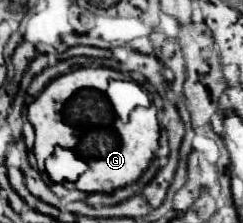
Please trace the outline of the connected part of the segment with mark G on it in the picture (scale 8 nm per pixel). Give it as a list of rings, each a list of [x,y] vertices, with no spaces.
[[[87,67],[59,75],[27,109],[27,119],[35,129],[33,153],[41,171],[43,161],[57,145],[75,149],[89,163],[89,169],[75,183],[65,183],[65,187],[75,187],[87,193],[113,193],[115,189],[135,183],[159,149],[161,127],[155,105],[133,109],[129,121],[121,121],[113,113],[105,95],[109,79],[123,79],[123,73],[109,67]]]

